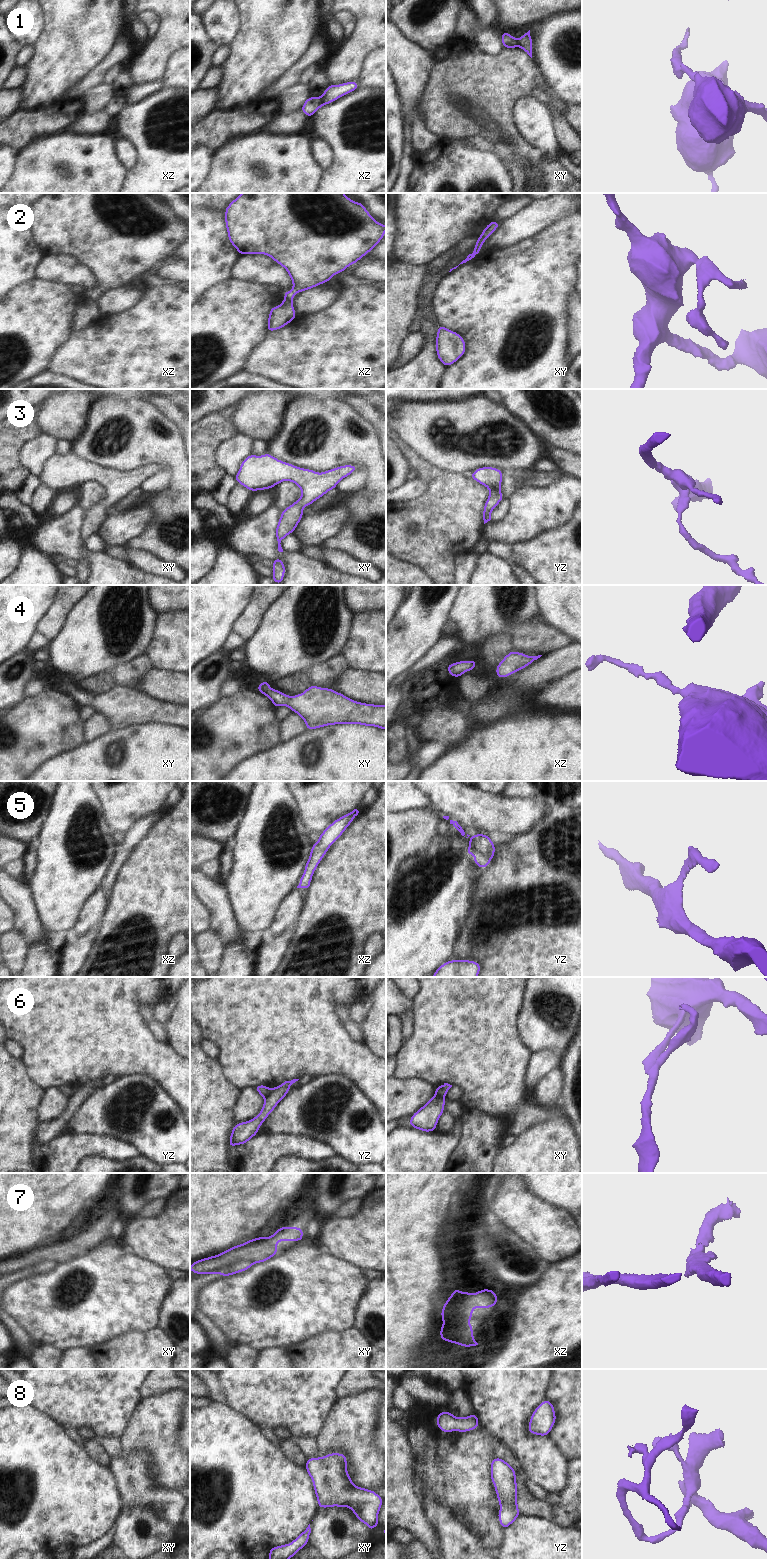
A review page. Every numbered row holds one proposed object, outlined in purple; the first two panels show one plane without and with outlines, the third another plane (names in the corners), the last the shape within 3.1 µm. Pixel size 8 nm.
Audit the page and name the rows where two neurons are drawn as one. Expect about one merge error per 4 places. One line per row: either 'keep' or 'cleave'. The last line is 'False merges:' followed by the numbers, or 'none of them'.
1: cleave
2: cleave
3: keep
4: keep
5: keep
6: cleave
7: keep
8: keep
False merges: 1, 2, 6

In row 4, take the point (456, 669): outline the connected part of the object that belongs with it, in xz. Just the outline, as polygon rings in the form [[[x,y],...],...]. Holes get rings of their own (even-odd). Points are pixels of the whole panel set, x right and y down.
[[[467,660],[467,661],[457,661],[455,663],[450,663],[447,666],[447,672],[455,677],[459,678],[461,675],[465,674],[467,671],[472,671],[477,665],[477,661],[475,660]]]

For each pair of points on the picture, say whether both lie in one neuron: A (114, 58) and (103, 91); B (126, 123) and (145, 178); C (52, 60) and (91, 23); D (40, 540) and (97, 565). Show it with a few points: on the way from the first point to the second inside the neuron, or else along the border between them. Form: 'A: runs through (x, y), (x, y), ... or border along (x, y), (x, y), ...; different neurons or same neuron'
A: border along (102, 82), (91, 87), (82, 96); different neurons
B: runs through (140, 137), (145, 142), (145, 164); same neuron
C: runs through (62, 52), (81, 33); same neuron
D: runs through (54, 540), (64, 540), (77, 553), (83, 554); same neuron

